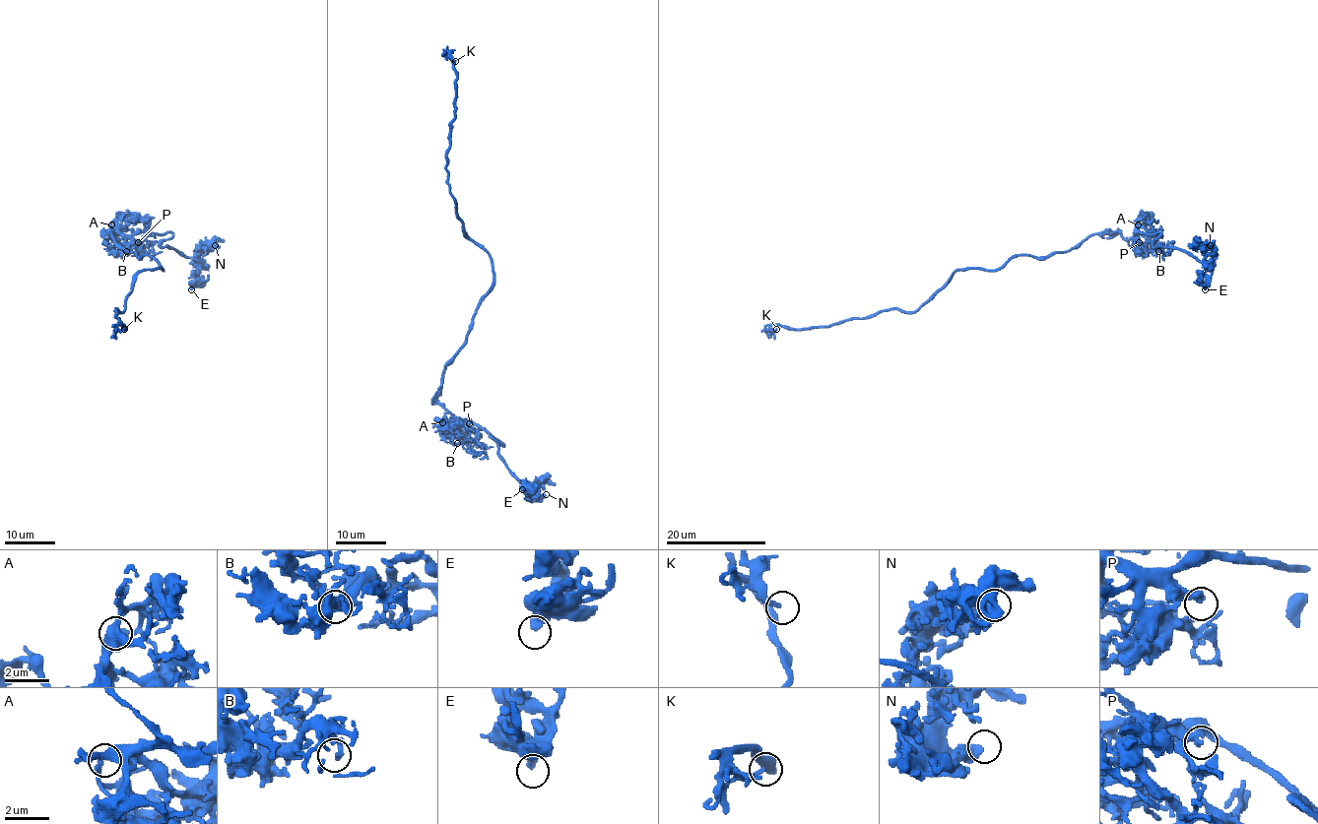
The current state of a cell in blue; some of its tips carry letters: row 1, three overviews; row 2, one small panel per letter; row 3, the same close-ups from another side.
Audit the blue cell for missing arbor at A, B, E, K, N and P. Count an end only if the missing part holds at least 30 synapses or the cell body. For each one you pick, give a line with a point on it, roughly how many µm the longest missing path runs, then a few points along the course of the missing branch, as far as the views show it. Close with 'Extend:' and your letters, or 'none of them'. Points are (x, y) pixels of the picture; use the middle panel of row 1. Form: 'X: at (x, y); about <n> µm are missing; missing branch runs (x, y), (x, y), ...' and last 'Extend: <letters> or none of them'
Extend: none of them

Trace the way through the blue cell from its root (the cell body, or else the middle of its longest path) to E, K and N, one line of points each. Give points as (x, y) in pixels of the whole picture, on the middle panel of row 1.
E: (473, 313), (464, 346), (443, 371), (436, 401), (503, 445), (492, 437), (504, 465), (531, 485), (522, 489)
K: (473, 313), (494, 283), (494, 266), (491, 256), (467, 235), (447, 181), (457, 78), (448, 55), (455, 61)
N: (473, 313), (436, 401), (487, 429), (528, 493), (546, 494)

